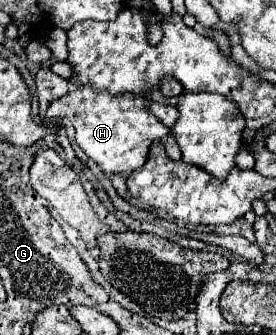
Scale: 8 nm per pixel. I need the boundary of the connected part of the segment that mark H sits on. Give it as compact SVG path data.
M78 87L70 89L62 99L56 99L48 107L46 117L68 119L76 129L76 143L80 145L80 149L92 161L96 161L106 175L114 173L128 175L138 167L142 167L148 157L150 143L154 139L166 141L166 155L170 159L174 161L180 159L180 149L170 129L160 125L160 121L156 121L156 117L148 113L144 101L136 101L134 97L112 97L110 93L96 93L92 91L92 87Z

